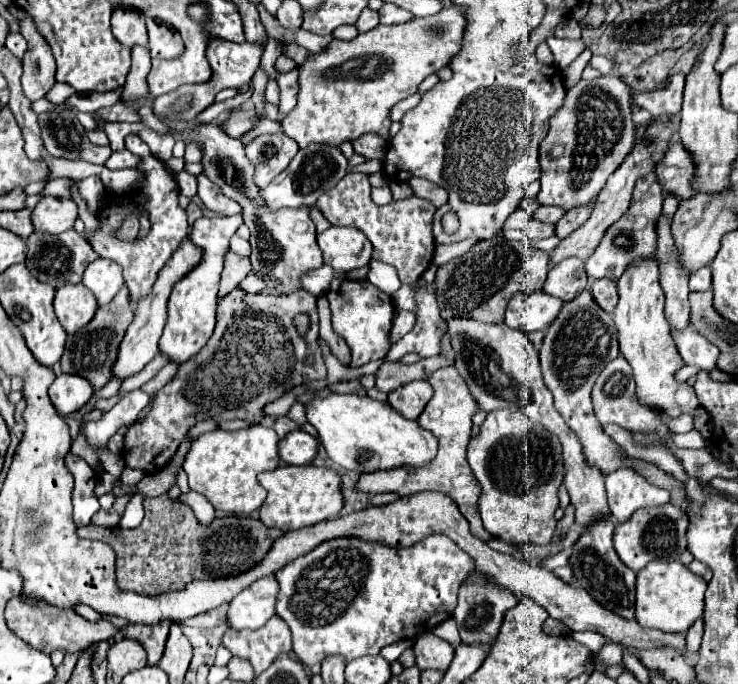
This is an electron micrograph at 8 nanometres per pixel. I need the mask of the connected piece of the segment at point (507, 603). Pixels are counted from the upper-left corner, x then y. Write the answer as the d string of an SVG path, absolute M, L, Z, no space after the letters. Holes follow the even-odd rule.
M471 575L469 577L469 585L463 585L459 589L459 605L457 609L453 611L453 617L457 621L457 629L461 633L461 641L471 645L471 643L481 643L481 645L489 645L497 639L497 633L499 633L499 625L503 621L503 615L507 609L511 609L513 605L517 605L517 595L499 587L497 583L485 579L485 577L477 577L477 575ZM481 585L493 585L493 589L481 589Z

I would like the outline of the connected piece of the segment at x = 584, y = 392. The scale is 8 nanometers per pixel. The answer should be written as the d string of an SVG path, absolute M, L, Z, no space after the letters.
M585 289L575 297L575 301L571 301L569 305L563 305L553 325L545 331L545 339L539 349L543 381L555 397L555 409L561 413L565 423L579 435L589 463L597 465L603 473L611 473L613 469L619 469L619 467L633 467L649 483L669 489L673 493L671 501L677 503L681 509L685 509L687 497L683 491L683 483L675 481L671 475L663 473L651 463L637 461L637 459L623 459L617 451L619 447L613 443L611 437L607 437L601 431L601 423L593 415L591 389L599 373L605 369L605 365L613 361L617 355L619 355L619 343L617 343L617 327L613 323L613 317L605 313L601 307L597 307L593 297L589 297L589 291Z

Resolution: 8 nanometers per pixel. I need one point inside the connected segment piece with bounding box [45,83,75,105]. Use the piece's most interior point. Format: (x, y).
(60, 92)

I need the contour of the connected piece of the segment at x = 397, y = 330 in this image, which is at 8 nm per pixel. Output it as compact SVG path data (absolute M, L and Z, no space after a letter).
M399 309L393 318L393 329L391 329L391 341L395 343L397 339L401 339L405 333L409 333L415 325L415 315L410 311Z

